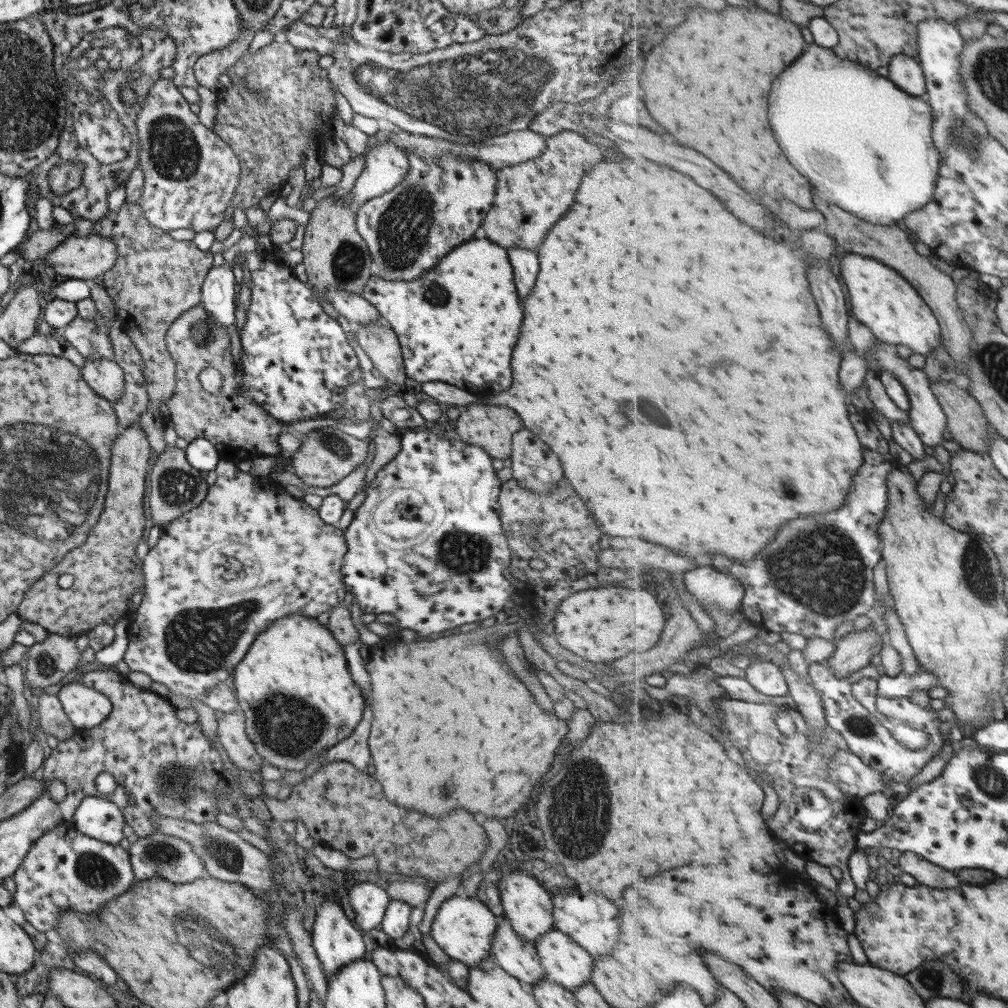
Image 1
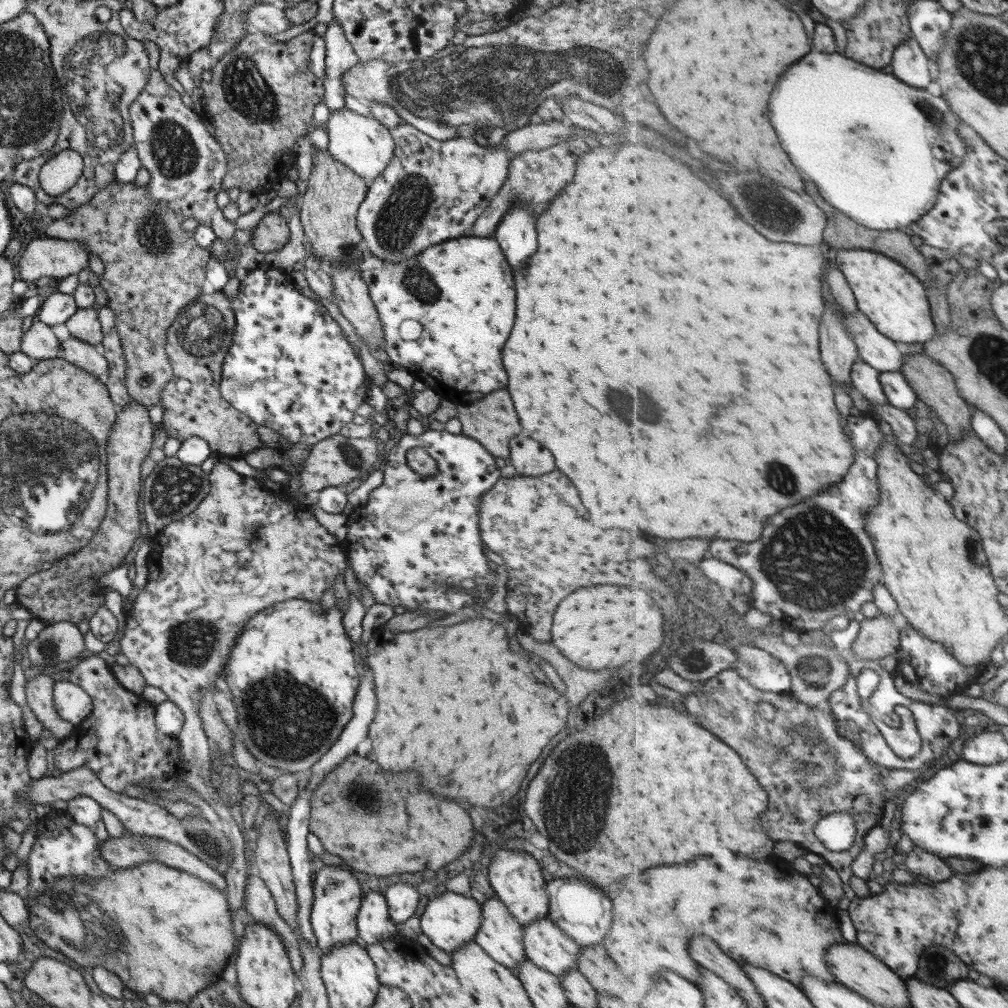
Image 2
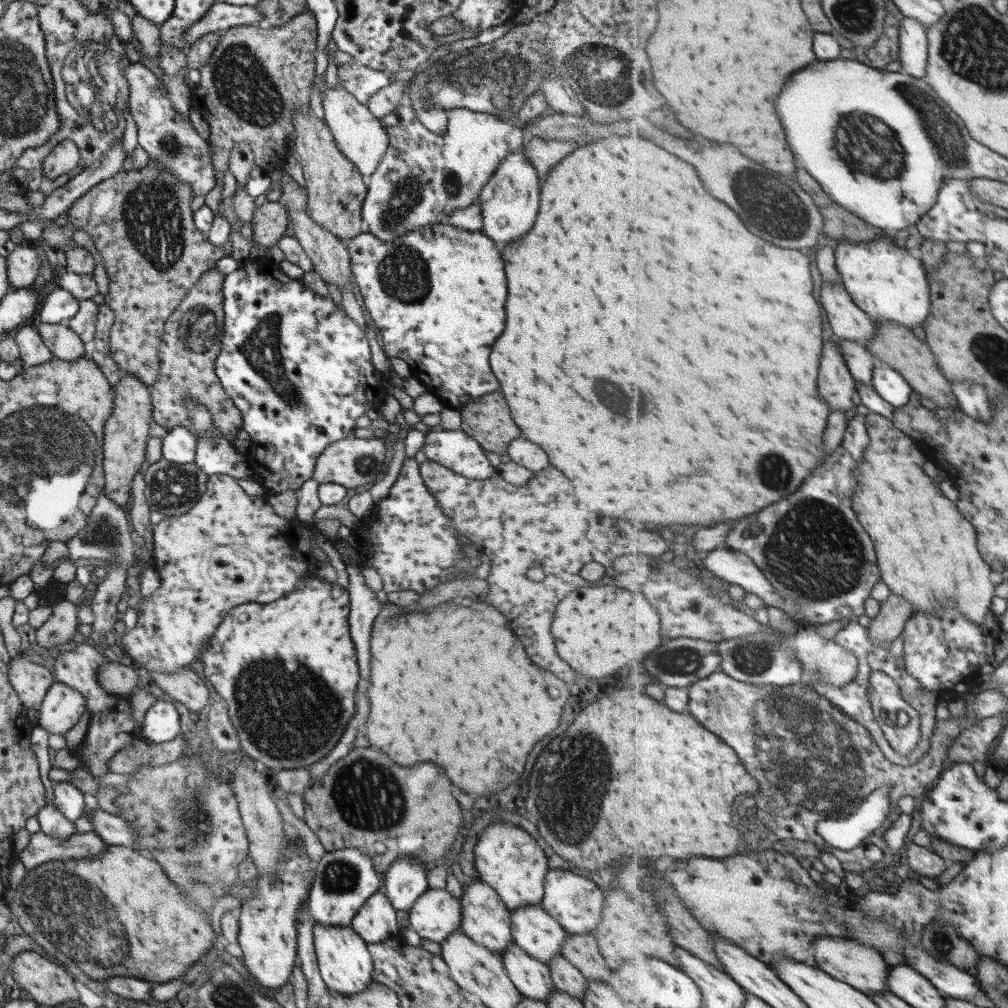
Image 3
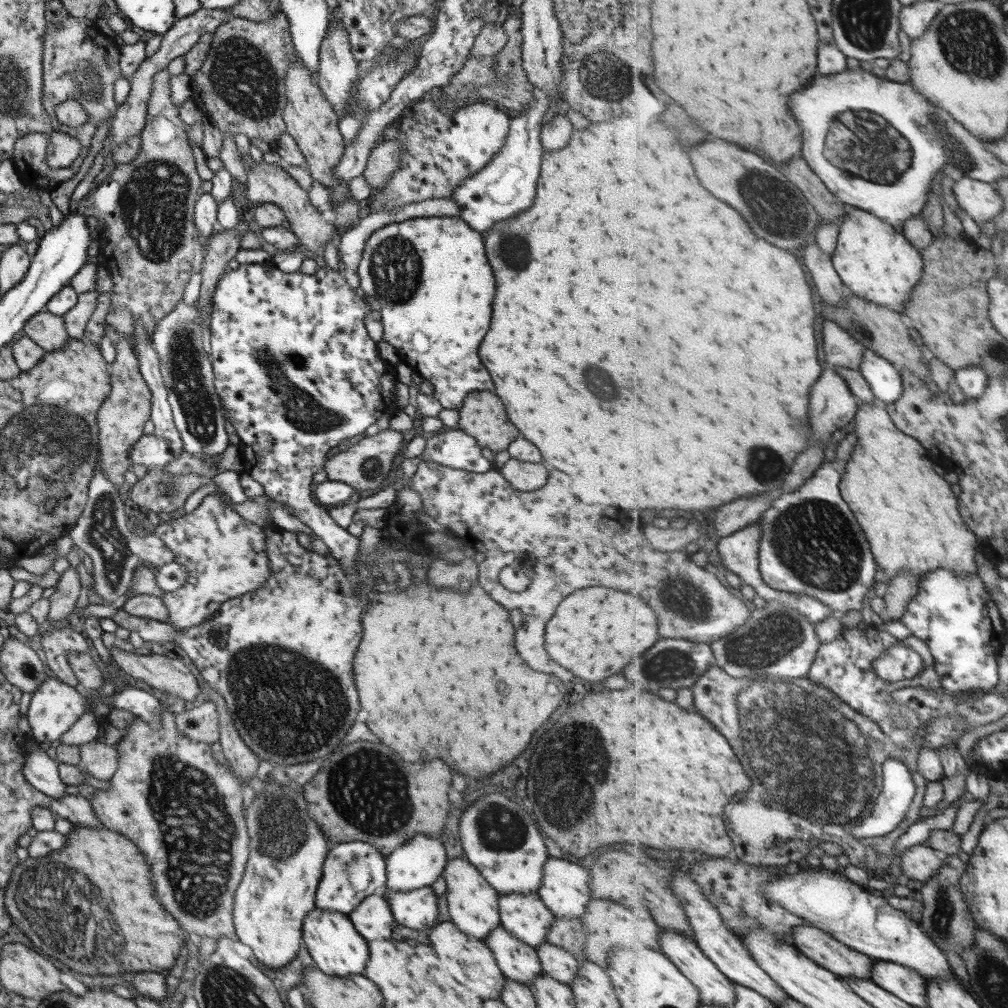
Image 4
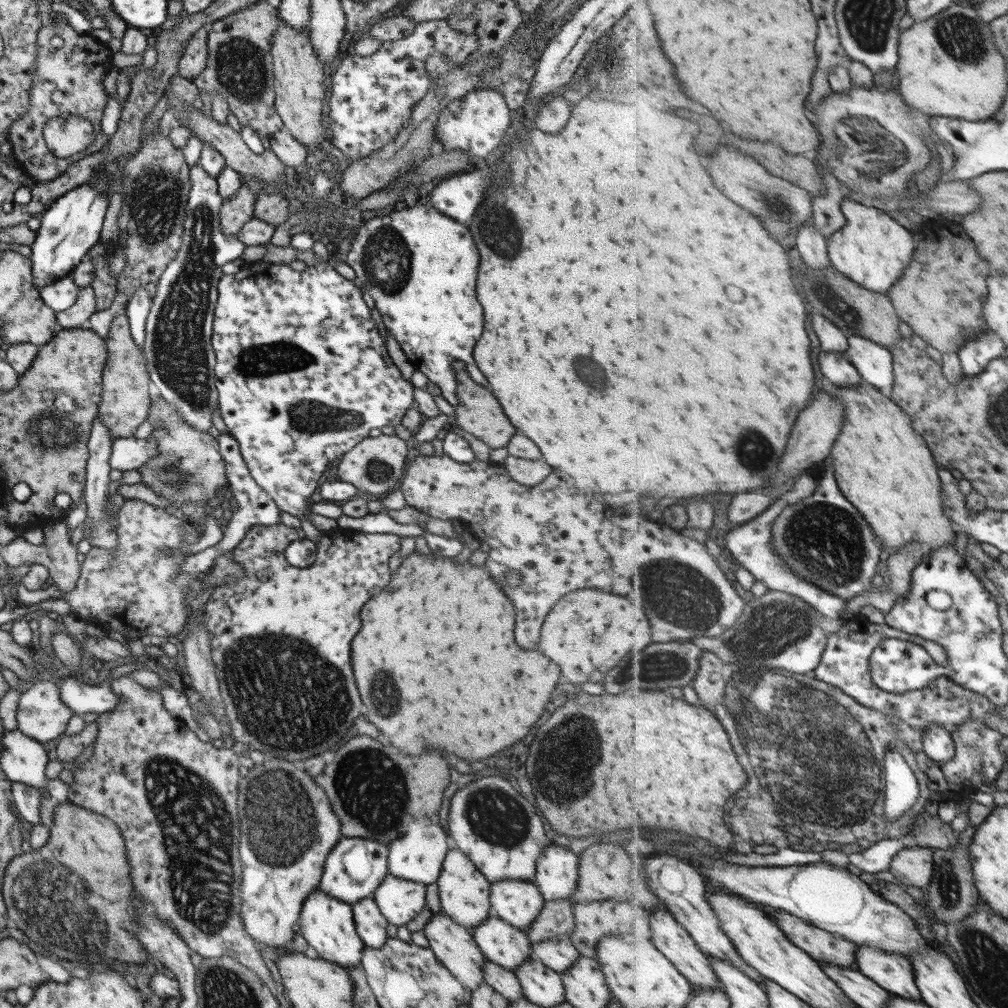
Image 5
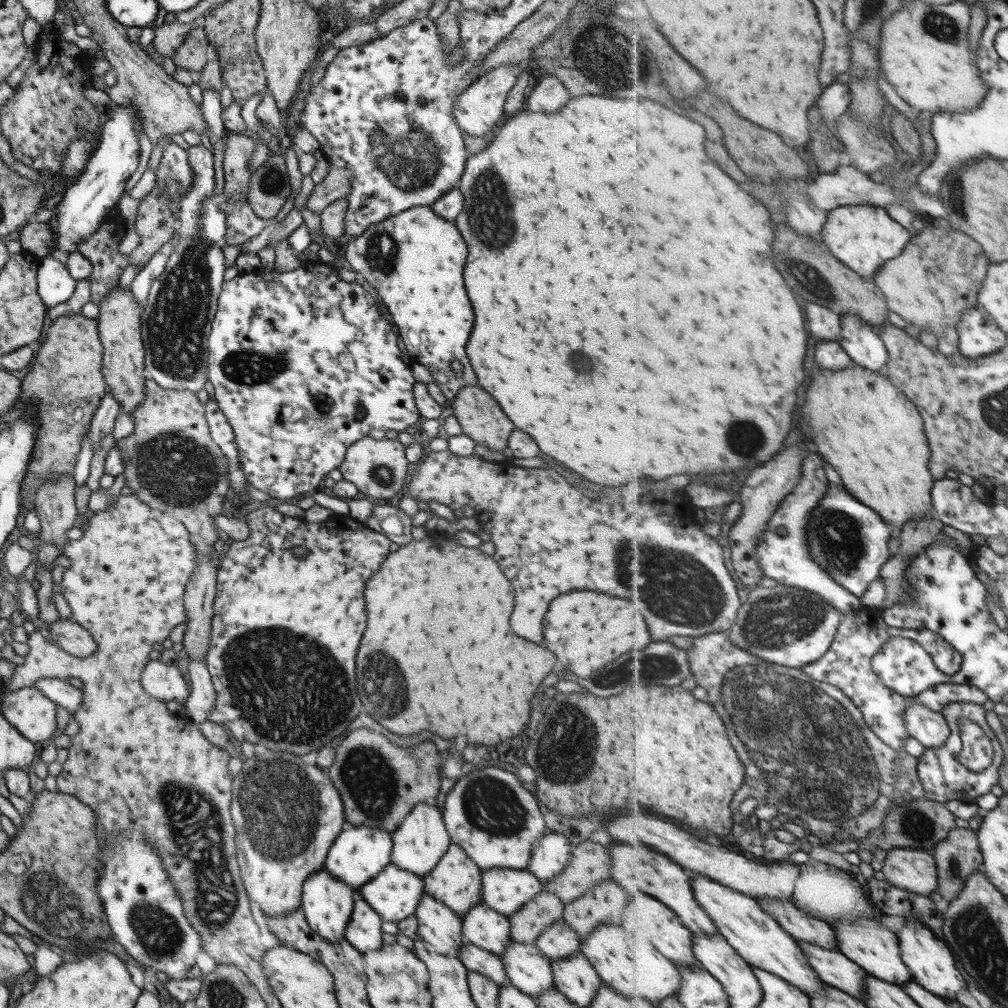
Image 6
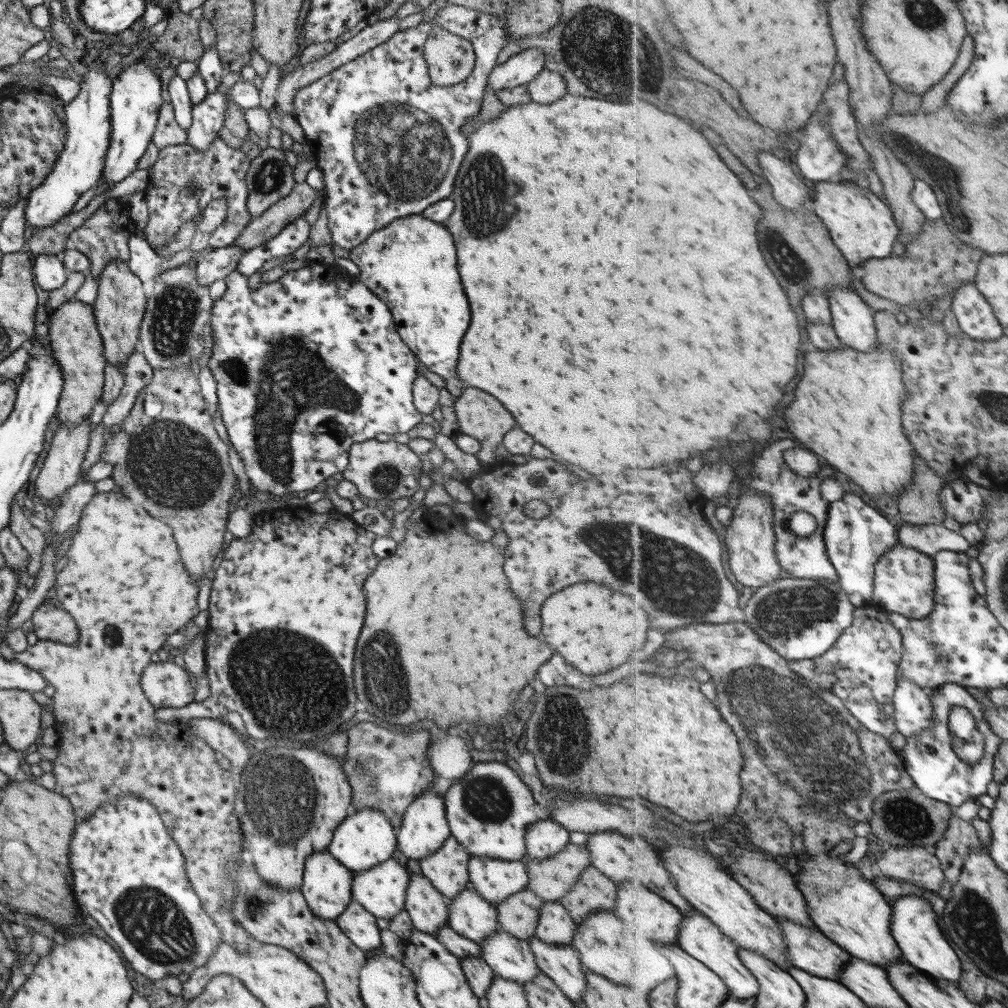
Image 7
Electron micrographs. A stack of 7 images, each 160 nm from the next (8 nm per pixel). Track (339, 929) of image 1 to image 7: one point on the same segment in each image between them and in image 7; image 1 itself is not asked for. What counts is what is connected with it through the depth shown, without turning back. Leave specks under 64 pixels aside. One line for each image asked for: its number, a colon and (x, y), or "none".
2: (336, 894)
3: (343, 879)
4: (351, 871)
5: (353, 868)
6: (358, 853)
7: (364, 838)

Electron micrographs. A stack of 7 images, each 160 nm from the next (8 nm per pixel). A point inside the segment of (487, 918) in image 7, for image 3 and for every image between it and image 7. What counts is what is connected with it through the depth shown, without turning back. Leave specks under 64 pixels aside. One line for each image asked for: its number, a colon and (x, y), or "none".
3: (531, 977)
4: (517, 961)
5: (501, 943)
6: (488, 930)

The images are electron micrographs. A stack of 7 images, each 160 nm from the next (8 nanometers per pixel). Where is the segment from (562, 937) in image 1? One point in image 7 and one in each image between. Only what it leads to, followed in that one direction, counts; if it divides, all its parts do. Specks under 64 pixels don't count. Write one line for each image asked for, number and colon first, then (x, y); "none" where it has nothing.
2: (545, 945)
3: (537, 933)
4: (525, 917)
5: (516, 902)
6: (504, 890)
7: (493, 880)

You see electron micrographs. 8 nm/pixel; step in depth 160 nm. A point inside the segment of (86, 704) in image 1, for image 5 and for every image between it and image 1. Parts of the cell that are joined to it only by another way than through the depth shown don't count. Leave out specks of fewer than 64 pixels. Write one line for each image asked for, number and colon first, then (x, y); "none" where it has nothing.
2: (72, 704)
3: (61, 707)
4: (54, 707)
5: (40, 715)

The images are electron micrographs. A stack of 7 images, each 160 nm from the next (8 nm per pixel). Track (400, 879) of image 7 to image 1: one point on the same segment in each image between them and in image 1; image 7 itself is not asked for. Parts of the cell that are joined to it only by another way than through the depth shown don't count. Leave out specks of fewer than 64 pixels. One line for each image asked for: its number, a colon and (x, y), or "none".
1: (463, 928)
2: (449, 920)
3: (435, 913)
4: (416, 908)
5: (399, 901)
6: (393, 893)

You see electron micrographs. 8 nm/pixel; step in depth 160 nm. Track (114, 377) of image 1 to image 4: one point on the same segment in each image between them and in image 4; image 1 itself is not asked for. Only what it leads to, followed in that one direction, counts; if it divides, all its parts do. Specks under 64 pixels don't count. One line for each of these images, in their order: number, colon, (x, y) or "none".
2: (84, 356)
3: (62, 343)
4: (46, 330)

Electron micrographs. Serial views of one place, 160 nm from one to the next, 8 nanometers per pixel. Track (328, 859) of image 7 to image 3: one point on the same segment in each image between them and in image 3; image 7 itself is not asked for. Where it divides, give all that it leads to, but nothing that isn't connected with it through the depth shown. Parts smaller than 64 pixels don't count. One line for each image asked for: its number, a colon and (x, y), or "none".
3: (344, 964)
4: (337, 949)
5: (326, 923)
6: (326, 902)

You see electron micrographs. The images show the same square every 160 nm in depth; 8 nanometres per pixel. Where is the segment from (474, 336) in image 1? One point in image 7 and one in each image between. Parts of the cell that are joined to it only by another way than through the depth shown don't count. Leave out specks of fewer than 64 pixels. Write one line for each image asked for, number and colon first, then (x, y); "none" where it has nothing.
2: (445, 312)
3: (445, 343)
4: (428, 278)
5: (417, 267)
6: (413, 260)
7: (409, 264)

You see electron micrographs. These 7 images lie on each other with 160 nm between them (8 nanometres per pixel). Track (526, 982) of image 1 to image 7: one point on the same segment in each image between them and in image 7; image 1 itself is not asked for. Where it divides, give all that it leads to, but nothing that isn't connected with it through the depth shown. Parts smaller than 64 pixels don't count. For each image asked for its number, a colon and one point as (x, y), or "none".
2: (499, 934)
3: (484, 919)
4: (472, 905)
5: (462, 891)
6: (454, 879)
7: (445, 869)

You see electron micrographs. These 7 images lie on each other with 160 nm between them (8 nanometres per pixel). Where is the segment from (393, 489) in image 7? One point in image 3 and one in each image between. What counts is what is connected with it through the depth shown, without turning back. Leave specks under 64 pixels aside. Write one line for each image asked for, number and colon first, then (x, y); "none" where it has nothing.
3: (351, 462)
4: (364, 465)
5: (374, 465)
6: (378, 468)

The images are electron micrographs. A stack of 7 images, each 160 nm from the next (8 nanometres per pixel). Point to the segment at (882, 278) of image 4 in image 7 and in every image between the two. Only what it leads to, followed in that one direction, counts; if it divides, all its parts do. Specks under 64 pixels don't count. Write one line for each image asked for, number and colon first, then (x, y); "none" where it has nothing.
5: (872, 249)
6: (865, 237)
7: (862, 226)

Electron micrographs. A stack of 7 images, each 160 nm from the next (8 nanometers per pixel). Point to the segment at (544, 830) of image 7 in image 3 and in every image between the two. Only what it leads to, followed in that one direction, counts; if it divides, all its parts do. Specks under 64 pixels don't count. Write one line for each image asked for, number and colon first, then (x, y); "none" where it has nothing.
3: (575, 903)
4: (563, 889)
5: (555, 871)
6: (550, 853)

